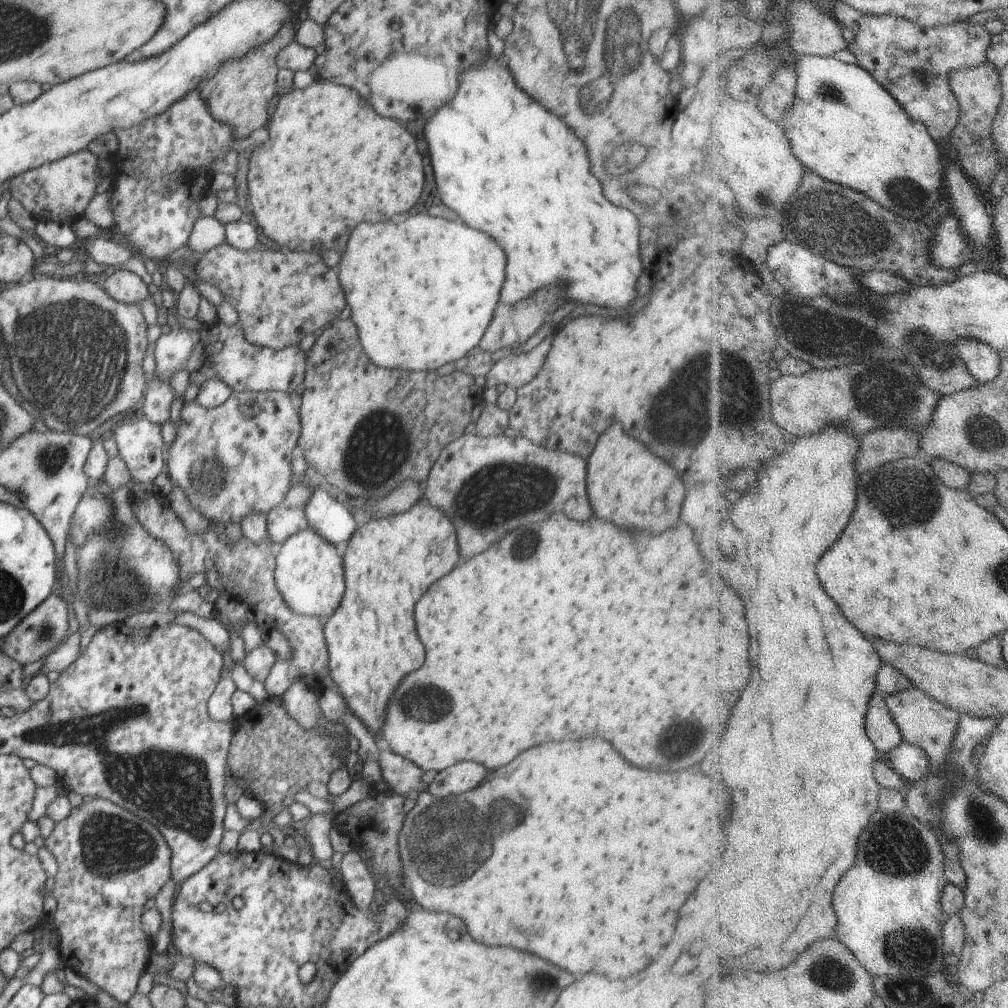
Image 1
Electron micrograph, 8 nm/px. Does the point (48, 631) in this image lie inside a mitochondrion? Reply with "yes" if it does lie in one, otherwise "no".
yes

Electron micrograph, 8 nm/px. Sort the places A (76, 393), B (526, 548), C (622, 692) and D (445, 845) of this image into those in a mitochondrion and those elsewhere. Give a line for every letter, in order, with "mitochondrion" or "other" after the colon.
A: mitochondrion
B: mitochondrion
C: other
D: mitochondrion

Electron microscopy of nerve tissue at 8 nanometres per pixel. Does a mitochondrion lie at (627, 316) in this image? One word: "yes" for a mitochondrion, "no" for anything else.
no

